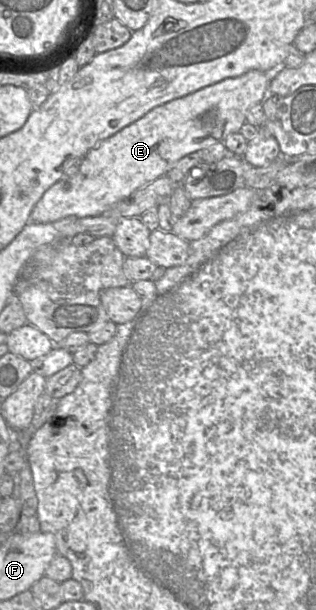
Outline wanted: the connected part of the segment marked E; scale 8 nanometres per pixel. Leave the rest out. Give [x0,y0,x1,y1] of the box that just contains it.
[29,70,271,224]

